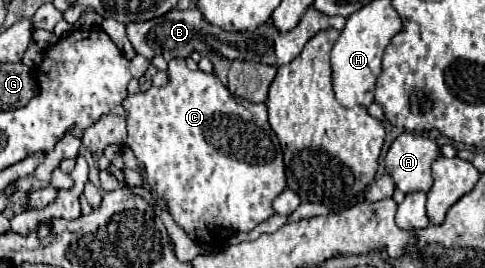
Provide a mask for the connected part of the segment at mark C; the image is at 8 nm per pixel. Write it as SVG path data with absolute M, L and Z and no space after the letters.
M171 59L169 61L169 69L167 69L167 75L169 75L169 83L165 87L149 87L147 91L139 91L135 95L129 95L125 101L123 101L123 109L127 111L127 125L129 125L129 135L127 135L127 145L133 149L137 161L143 165L141 169L141 177L153 187L153 191L157 193L159 199L165 199L167 203L167 211L171 213L173 221L191 237L195 239L197 243L201 245L217 245L221 241L225 241L227 237L231 237L233 233L247 233L251 231L255 225L259 225L261 221L269 219L273 215L273 209L271 209L271 203L273 199L285 189L285 165L283 165L283 153L281 153L281 145L279 145L279 139L275 137L273 129L269 127L269 121L267 121L267 107L265 103L251 103L243 97L237 97L237 95L231 95L231 91L217 79L217 75L211 75L211 73L203 73L203 71L191 71L187 65L185 65L185 59Z

